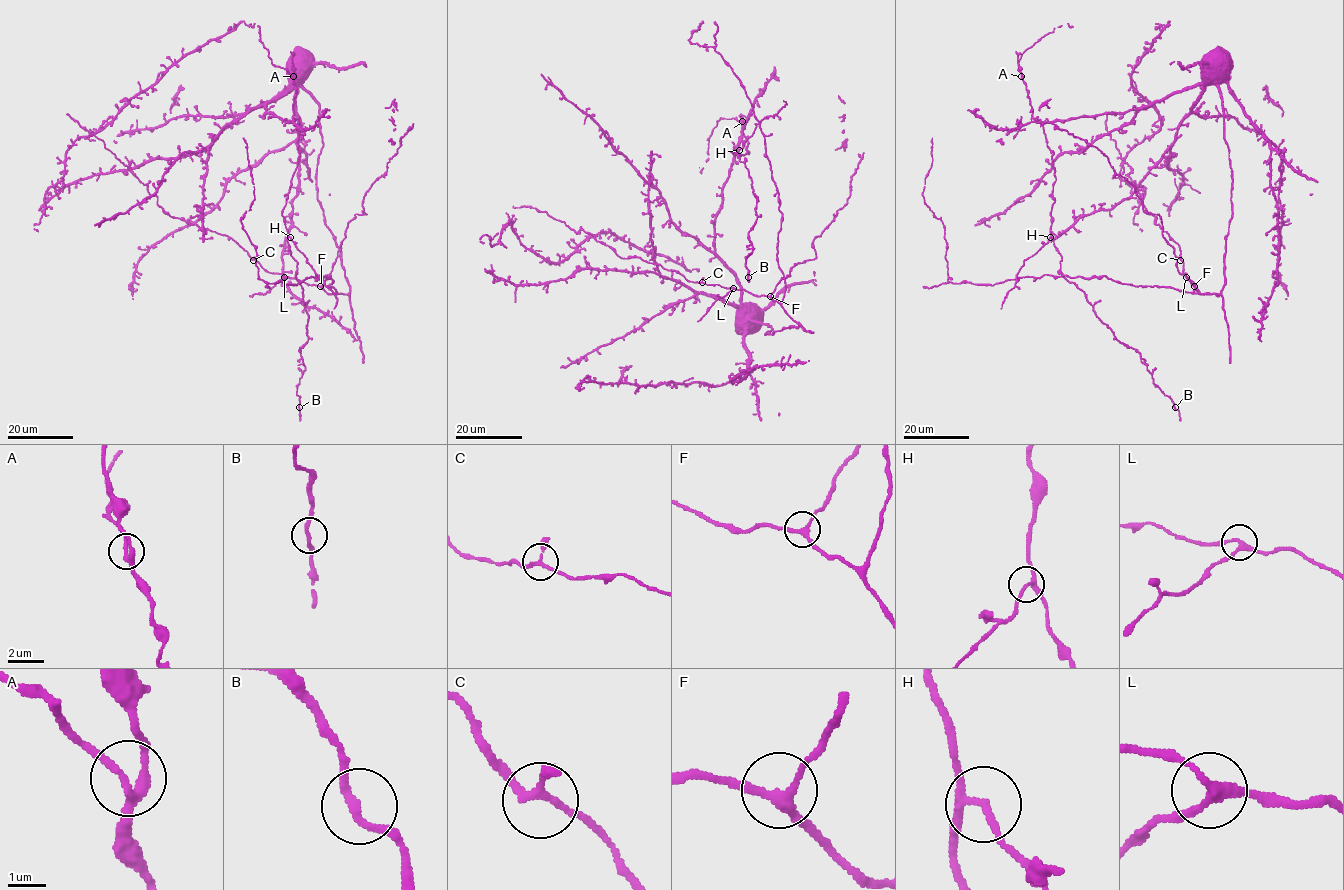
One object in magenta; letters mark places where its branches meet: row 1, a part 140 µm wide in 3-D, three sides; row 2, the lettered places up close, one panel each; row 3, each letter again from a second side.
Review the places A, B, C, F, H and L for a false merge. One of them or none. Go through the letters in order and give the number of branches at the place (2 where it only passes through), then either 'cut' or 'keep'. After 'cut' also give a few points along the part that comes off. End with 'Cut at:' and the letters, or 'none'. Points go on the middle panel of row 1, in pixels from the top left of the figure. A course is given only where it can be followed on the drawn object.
A: 3 branches meet; keep
B: 2 branches meet; keep
C: 3 branches meet; keep
F: 3 branches meet; keep
H: 3 branches meet; cut; foreign part runs (739, 150), (752, 134), (755, 124), (775, 115), (786, 104), (783, 101)
L: 3 branches meet; keep
Cut at: H

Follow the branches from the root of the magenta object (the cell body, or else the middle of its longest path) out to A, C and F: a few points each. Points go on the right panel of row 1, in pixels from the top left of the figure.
A: (1208, 66), (1200, 82), (1150, 105), (1053, 121), (1037, 121), (1032, 116), (1021, 76)
C: (1208, 66), (1223, 107), (1232, 180), (1221, 293), (1200, 294), (1180, 260)
F: (1208, 66), (1223, 107), (1232, 219), (1221, 293), (1200, 294), (1194, 286)

